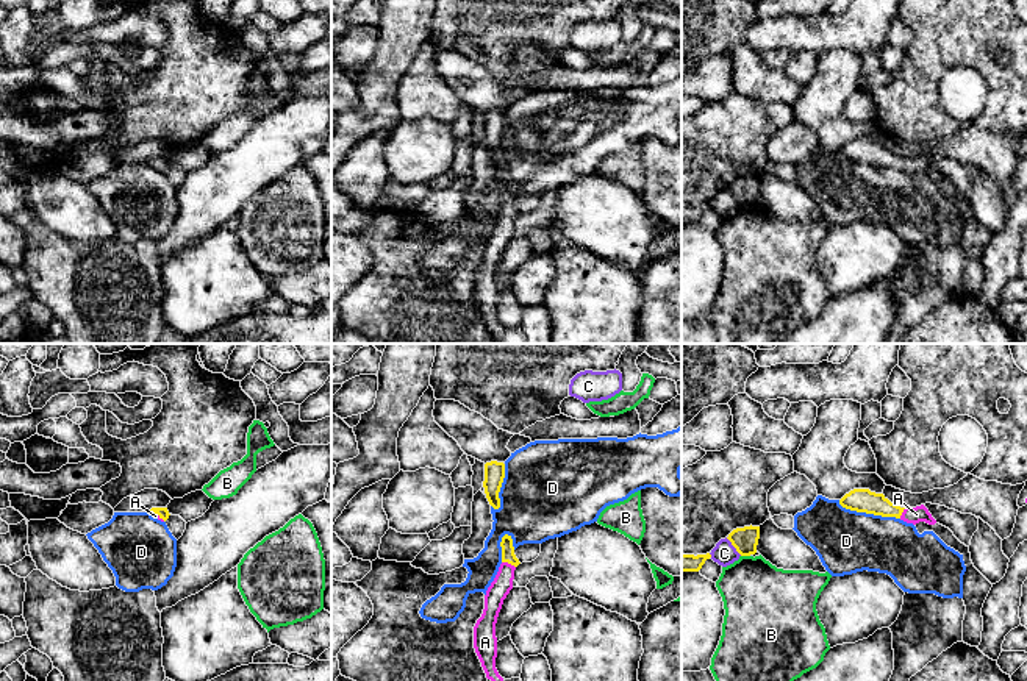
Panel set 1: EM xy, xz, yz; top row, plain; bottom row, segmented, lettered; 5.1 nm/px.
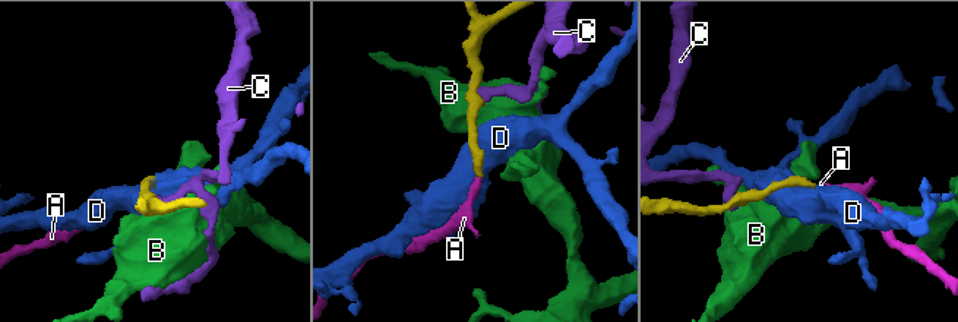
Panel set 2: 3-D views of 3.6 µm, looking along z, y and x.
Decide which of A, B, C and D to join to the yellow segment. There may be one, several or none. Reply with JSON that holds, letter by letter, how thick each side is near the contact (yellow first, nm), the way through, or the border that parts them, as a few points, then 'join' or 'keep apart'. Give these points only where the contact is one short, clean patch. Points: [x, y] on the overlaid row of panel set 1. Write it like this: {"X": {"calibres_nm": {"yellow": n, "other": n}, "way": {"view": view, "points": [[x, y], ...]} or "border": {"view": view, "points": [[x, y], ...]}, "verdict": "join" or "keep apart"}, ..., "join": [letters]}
{"A": {"calibres_nm": {"yellow": 70, "other": 100}, "way": {"view": "xz", "points": [[508, 555], [508, 563], [502, 584]]}, "verdict": "join"}, "B": {"calibres_nm": {"yellow": 130, "other": 380}, "border": {"view": "yz", "points": [[741, 555], [749, 556]]}, "verdict": "keep apart"}, "C": {"calibres_nm": {"yellow": 130, "other": 120}, "verdict": "keep apart"}, "D": {"calibres_nm": {"yellow": 130, "other": 320}, "verdict": "keep apart"}, "join": ["A"]}

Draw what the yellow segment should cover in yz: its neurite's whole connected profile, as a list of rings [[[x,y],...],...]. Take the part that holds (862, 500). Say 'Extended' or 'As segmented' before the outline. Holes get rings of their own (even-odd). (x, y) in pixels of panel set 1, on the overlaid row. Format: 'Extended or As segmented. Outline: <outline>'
Extended. Outline: [[[853,489],[846,494],[839,505],[846,509],[866,512],[882,517],[896,517],[907,523],[919,523],[925,522],[929,525],[935,525],[936,520],[932,517],[929,509],[921,505],[916,508],[900,508],[891,503],[883,494],[871,492],[869,489]]]

